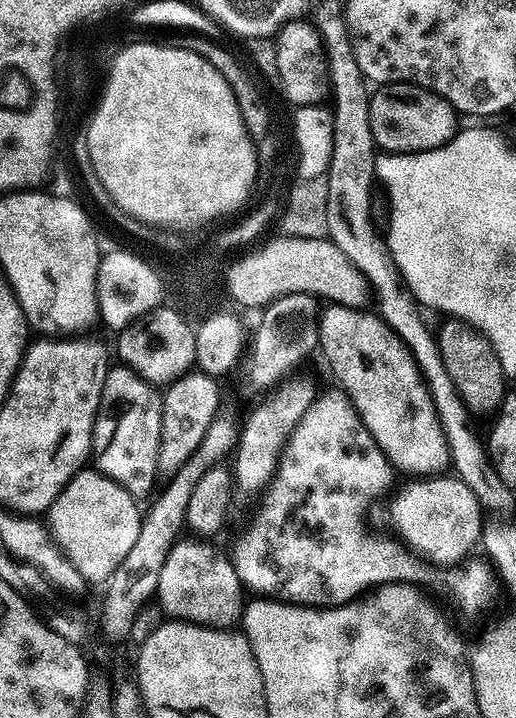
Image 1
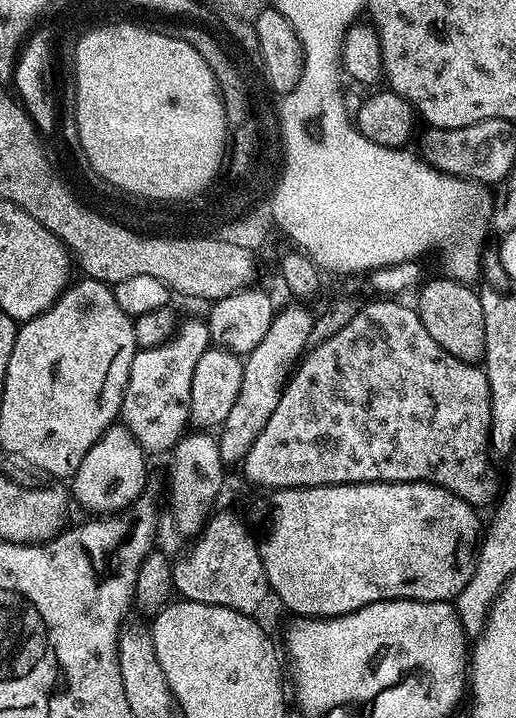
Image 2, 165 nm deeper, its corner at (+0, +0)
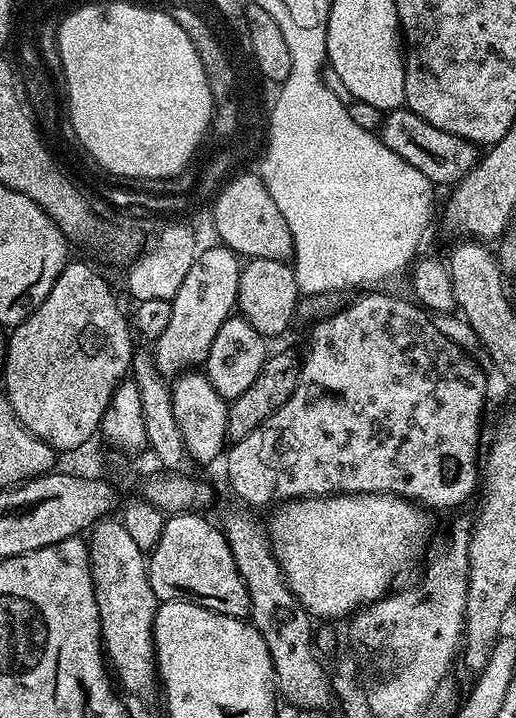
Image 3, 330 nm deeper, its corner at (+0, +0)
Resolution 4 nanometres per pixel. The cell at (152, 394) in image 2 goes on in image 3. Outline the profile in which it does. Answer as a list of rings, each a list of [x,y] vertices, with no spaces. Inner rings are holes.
[[[221,243],[196,254],[194,266],[190,266],[182,286],[178,286],[178,294],[171,300],[170,323],[154,341],[156,365],[164,377],[175,378],[207,360],[210,342],[214,342],[222,322],[226,322],[236,308],[241,267],[241,257]]]

